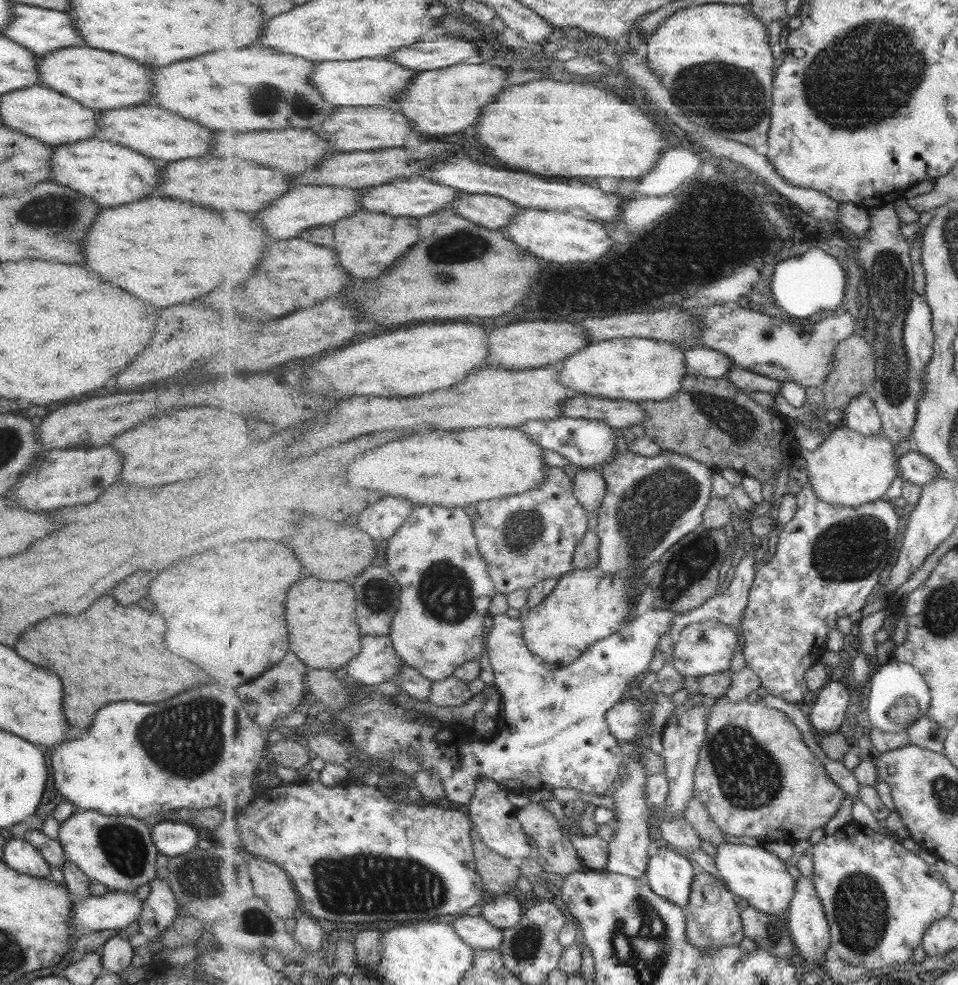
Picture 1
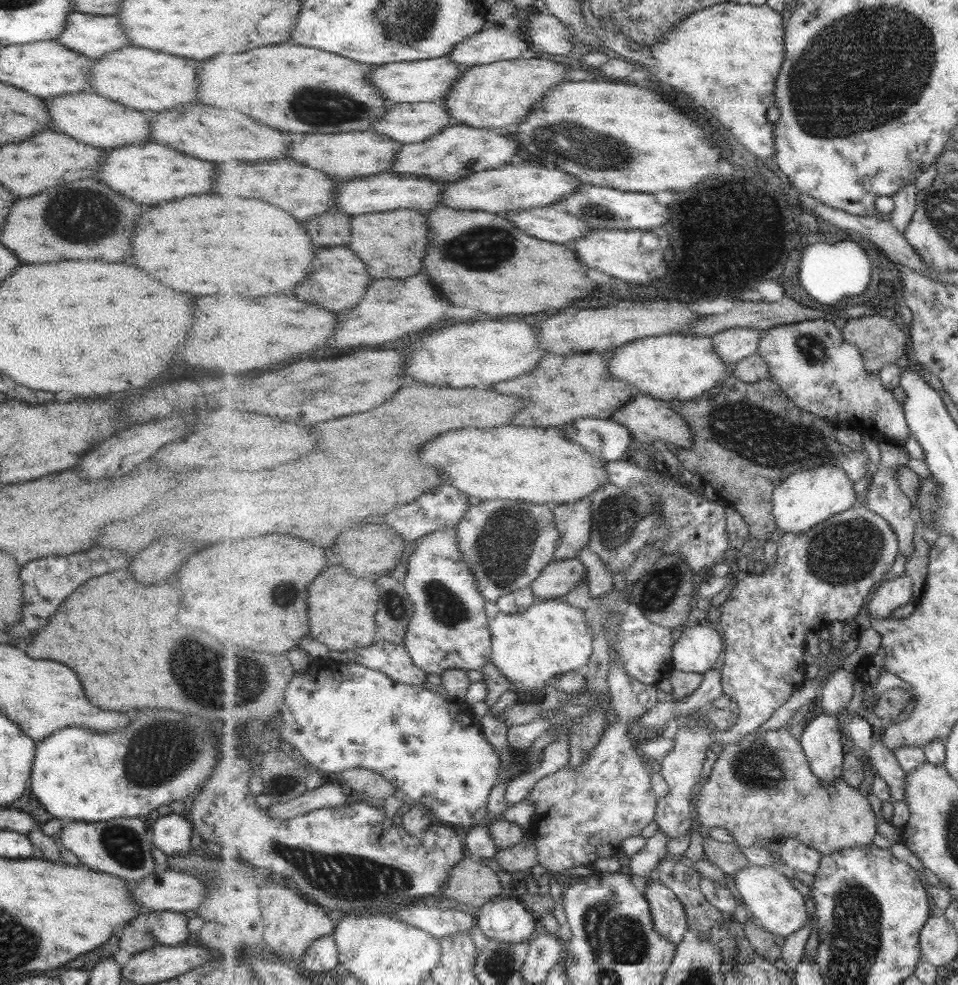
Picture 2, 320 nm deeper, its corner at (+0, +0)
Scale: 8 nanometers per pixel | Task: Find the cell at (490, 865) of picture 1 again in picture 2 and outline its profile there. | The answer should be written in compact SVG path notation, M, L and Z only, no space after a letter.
M467 855L454 866L442 896L478 909L494 897L504 894L507 894L507 890L501 886L497 873L490 868L490 862Z

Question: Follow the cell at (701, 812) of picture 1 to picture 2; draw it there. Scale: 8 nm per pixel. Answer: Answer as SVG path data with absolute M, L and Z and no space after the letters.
M705 832L704 849L706 858L733 878L744 868L753 865L745 858L745 854L737 848L737 845L714 840L707 832Z

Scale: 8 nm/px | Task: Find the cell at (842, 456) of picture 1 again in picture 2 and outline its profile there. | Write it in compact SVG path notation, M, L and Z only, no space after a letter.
M833 462L791 475L775 490L774 514L780 534L803 534L836 513L861 505L862 499L855 492L855 481Z

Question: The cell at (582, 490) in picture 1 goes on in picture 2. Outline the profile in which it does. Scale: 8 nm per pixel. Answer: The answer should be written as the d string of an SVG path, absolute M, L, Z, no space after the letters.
M591 497L575 503L553 506L555 523L559 525L559 533L563 534L563 542L555 559L577 559L579 552L591 541L594 524L593 500Z

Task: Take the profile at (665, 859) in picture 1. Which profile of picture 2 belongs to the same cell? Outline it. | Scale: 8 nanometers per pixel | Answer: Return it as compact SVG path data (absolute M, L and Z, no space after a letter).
M655 877L645 890L654 913L654 925L667 941L679 945L689 929L686 908L679 897L661 880Z

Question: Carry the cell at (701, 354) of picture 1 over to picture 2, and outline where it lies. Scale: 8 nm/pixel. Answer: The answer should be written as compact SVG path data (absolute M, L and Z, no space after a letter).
M735 327L712 336L714 349L723 357L725 363L737 364L744 358L758 352L762 331L754 328Z

